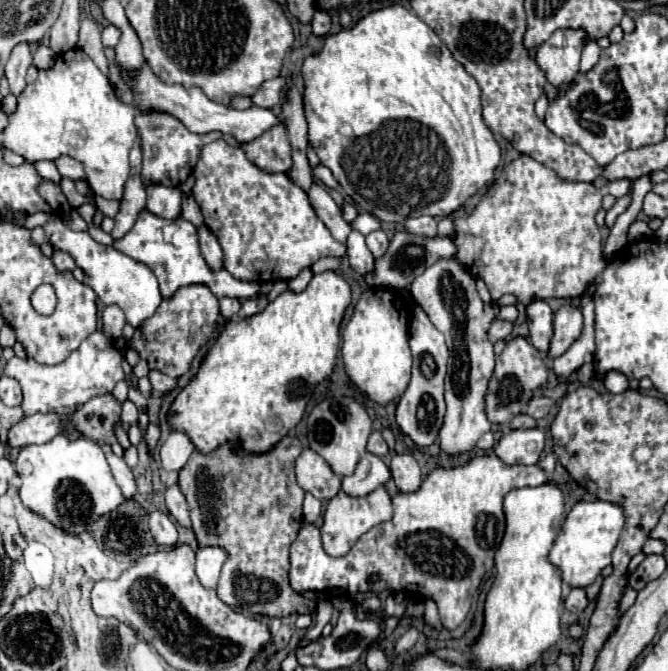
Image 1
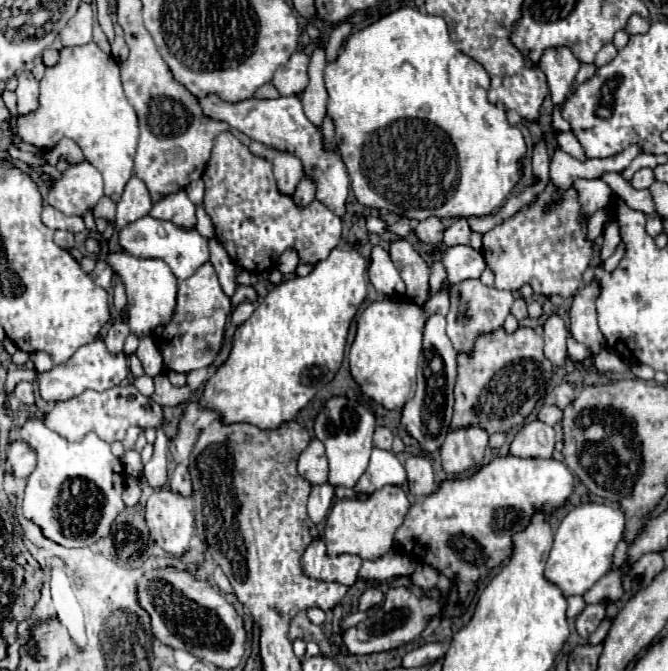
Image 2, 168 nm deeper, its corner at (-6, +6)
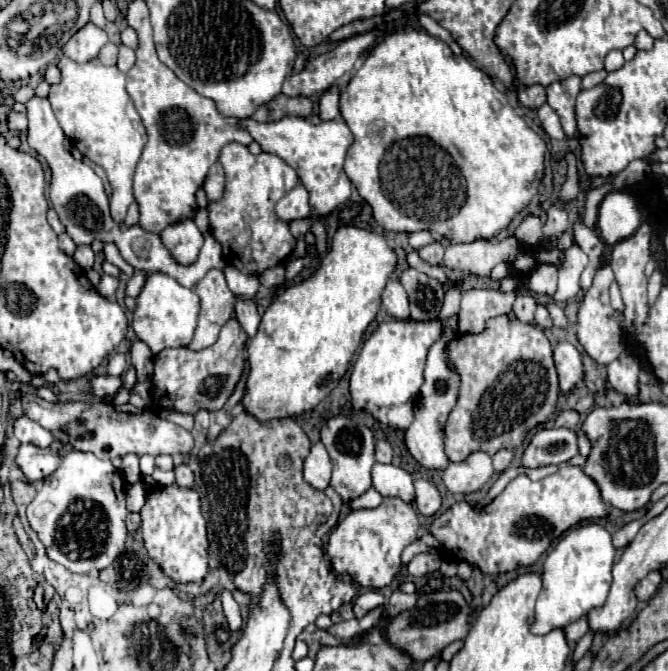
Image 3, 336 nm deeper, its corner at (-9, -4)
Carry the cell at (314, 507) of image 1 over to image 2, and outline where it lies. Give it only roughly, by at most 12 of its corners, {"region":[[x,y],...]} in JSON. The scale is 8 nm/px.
{"region":[[331,483],[313,487],[311,521],[327,517],[335,487]]}

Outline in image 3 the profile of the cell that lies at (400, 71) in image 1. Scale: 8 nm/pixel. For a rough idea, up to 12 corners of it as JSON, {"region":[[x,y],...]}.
{"region":[[394,31],[340,93],[382,229],[490,239],[542,139],[484,71]]}

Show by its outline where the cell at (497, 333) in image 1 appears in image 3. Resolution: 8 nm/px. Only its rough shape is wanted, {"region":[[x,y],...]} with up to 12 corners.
{"region":[[518,295],[514,315],[522,323],[534,323],[534,297]]}

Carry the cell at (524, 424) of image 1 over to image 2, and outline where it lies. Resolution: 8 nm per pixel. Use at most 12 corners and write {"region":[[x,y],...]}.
{"region":[[555,405],[539,409],[539,421],[555,425],[563,419],[563,411]]}

